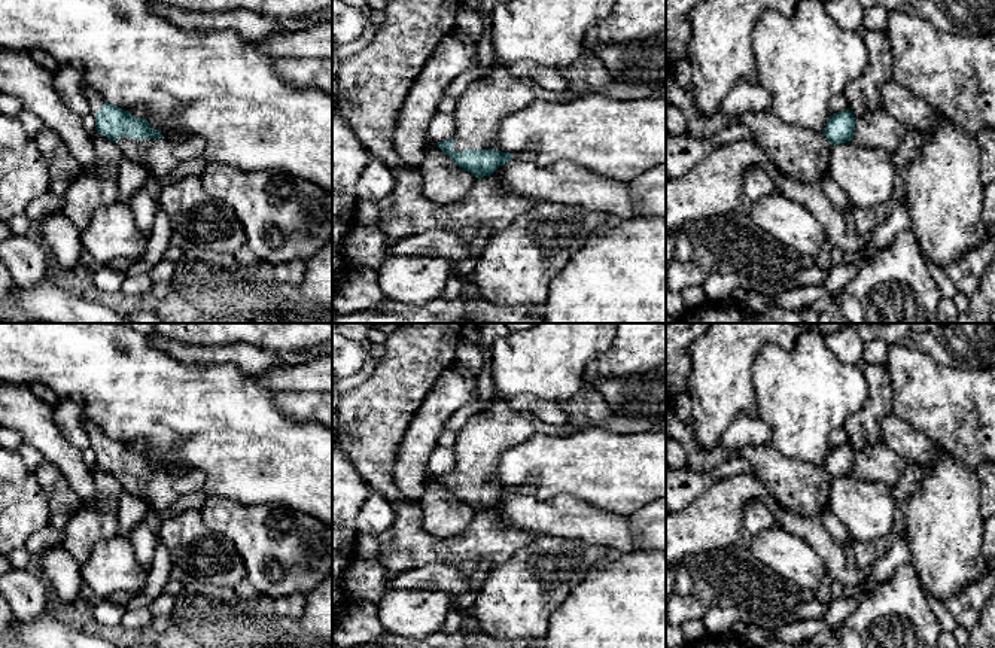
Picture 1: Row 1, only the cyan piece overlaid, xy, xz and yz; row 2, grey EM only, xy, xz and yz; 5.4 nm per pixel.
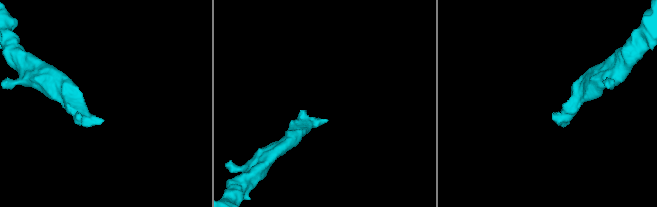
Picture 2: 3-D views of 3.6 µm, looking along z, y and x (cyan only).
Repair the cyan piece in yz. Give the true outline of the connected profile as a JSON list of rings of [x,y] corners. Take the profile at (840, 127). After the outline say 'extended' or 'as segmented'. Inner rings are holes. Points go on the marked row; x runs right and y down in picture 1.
[[[666,73],[666,103],[682,113],[687,133],[697,139],[711,139],[724,127],[737,122],[745,125],[752,142],[797,182],[819,182],[828,174],[831,149],[836,144],[853,140],[855,118],[849,109],[830,115],[822,133],[798,130],[778,119],[772,110],[749,110],[737,118],[703,116],[688,89],[679,86]]] | extended

